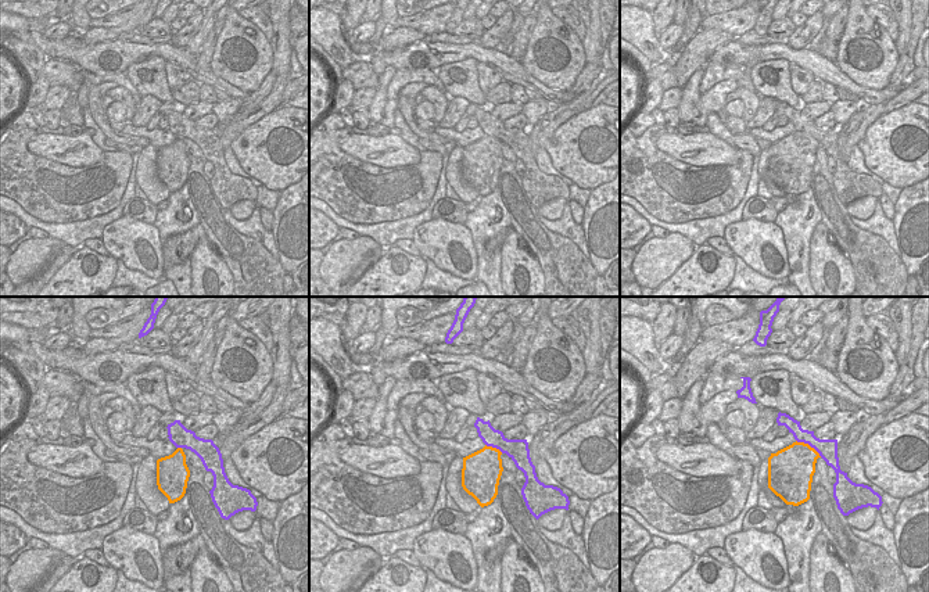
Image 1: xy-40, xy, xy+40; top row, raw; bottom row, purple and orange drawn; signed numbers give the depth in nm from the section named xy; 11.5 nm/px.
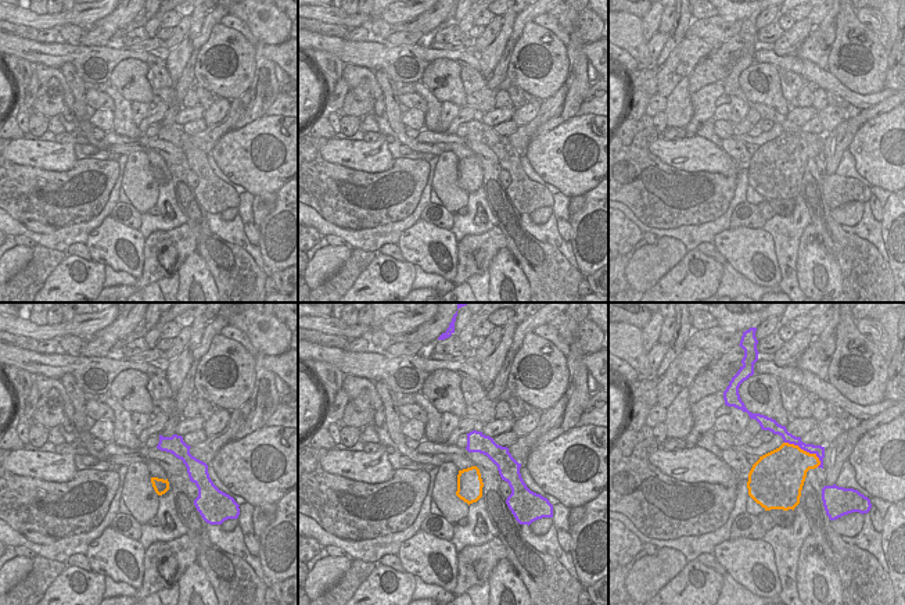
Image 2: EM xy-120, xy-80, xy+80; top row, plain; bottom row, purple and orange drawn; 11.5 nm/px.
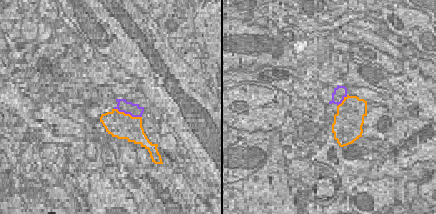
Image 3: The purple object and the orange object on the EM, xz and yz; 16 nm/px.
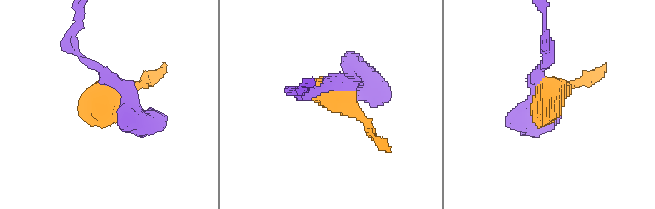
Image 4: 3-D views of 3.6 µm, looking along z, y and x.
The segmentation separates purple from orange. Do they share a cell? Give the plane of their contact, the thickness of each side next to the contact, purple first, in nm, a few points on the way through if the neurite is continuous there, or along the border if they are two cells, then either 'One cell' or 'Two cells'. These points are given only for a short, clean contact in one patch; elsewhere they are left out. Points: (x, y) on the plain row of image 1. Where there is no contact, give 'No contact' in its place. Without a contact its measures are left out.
Touches purple in xy+40. Thickness 220 nm (purple) against 420 nm. Two cells

